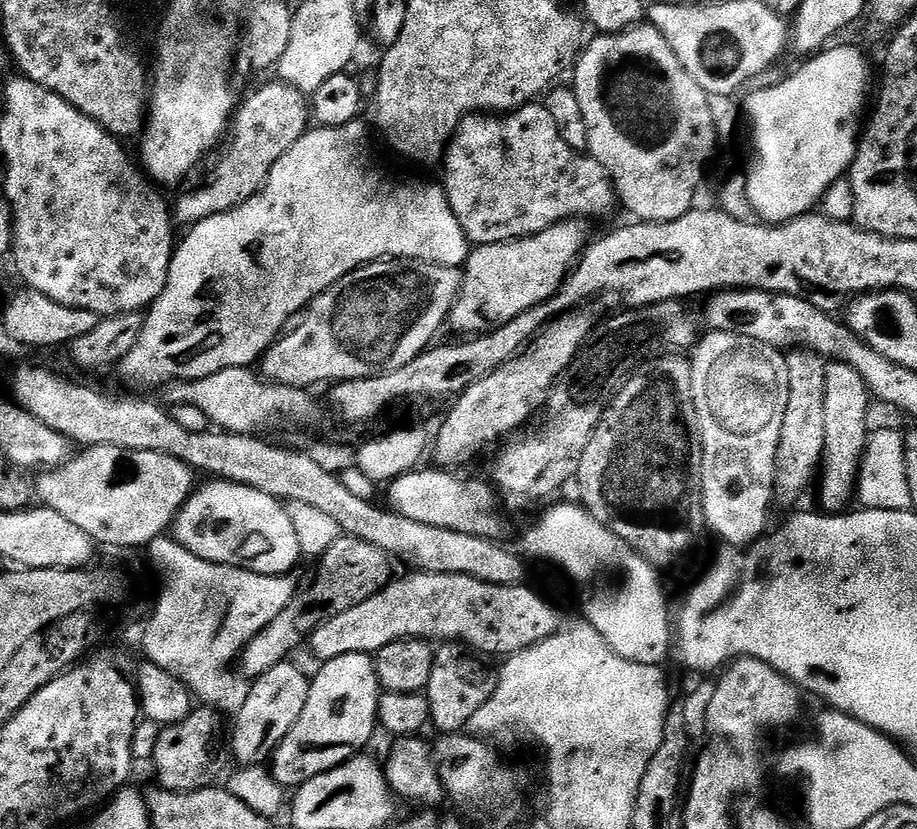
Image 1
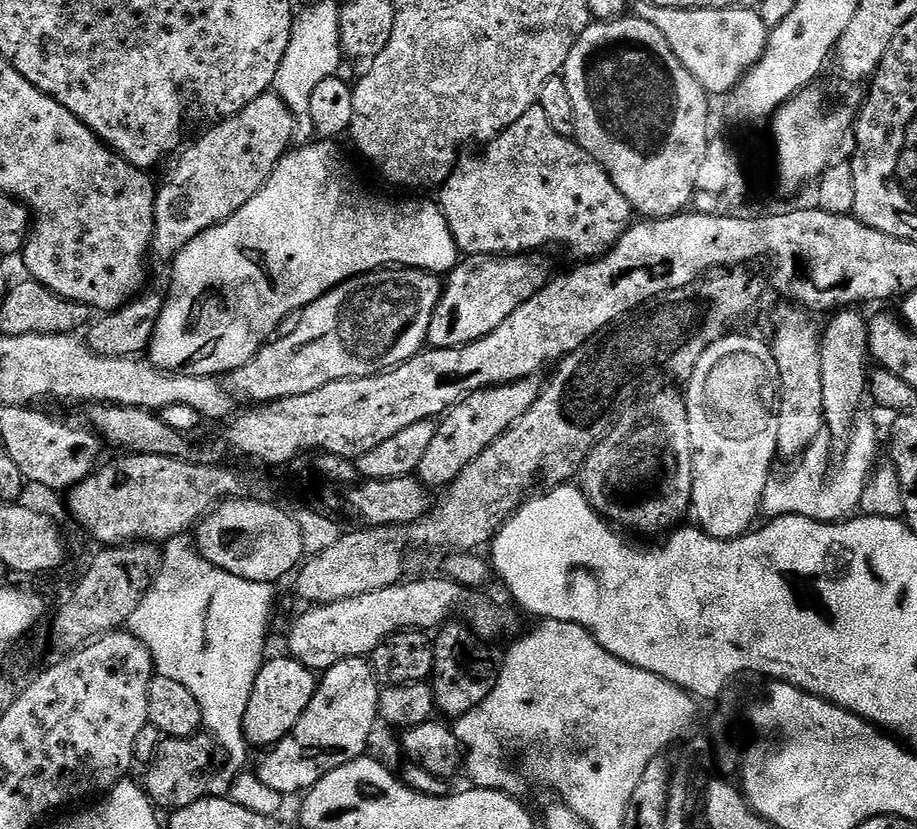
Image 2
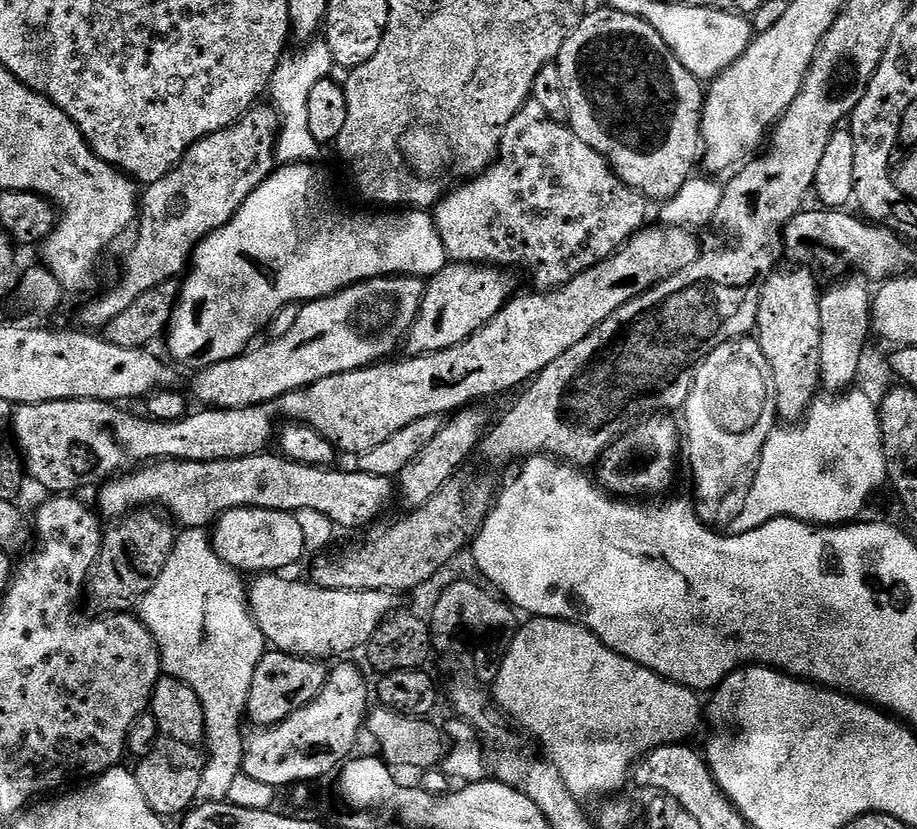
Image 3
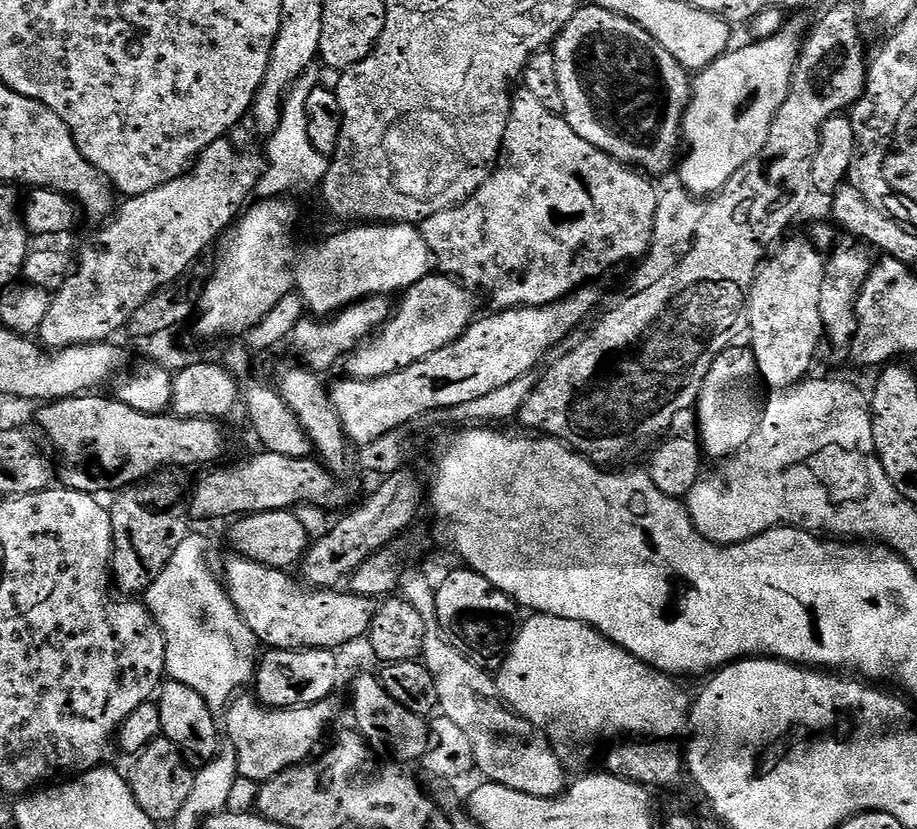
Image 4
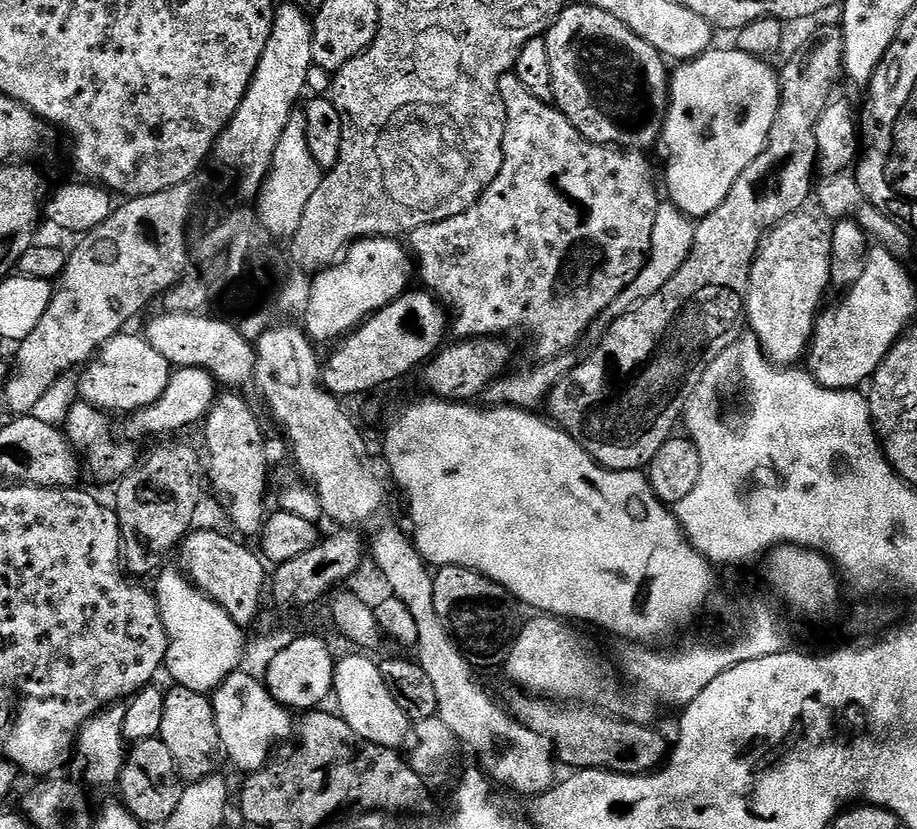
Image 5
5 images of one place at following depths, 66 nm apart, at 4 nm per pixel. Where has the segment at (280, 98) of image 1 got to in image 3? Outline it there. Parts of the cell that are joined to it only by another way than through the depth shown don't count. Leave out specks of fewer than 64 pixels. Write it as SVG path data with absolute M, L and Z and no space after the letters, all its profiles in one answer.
M272 106L260 107L252 107L237 124L231 124L229 128L210 134L190 146L190 150L174 171L143 189L142 199L138 204L138 219L134 225L136 241L129 246L128 253L120 264L120 277L117 278L116 285L105 296L94 297L81 310L80 320L84 323L81 325L85 329L104 330L112 319L133 305L142 294L168 279L179 277L189 267L196 245L211 232L226 226L226 222L234 218L242 202L246 202L246 198L250 198L250 194L254 194L254 190L262 186L264 179L276 171L278 161L275 146L280 132L281 116Z

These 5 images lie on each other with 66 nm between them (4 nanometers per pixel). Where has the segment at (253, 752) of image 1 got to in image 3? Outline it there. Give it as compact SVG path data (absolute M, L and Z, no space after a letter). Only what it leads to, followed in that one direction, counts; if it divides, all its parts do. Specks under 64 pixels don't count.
M275 650L265 651L258 662L258 670L254 670L254 682L250 682L247 719L252 719L253 725L262 728L280 724L290 718L290 714L305 708L319 694L328 680L328 673L329 669L319 660L307 660Z

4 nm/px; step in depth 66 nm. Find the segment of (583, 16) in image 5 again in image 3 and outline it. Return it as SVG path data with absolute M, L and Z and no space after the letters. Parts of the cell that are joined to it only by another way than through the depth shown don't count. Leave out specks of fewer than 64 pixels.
M601 6L597 12L589 11L570 38L566 38L558 63L568 99L567 123L586 146L604 153L608 165L627 188L633 188L649 201L663 202L693 179L692 171L702 160L700 115L706 92L701 81L678 62L650 22L607 6Z

